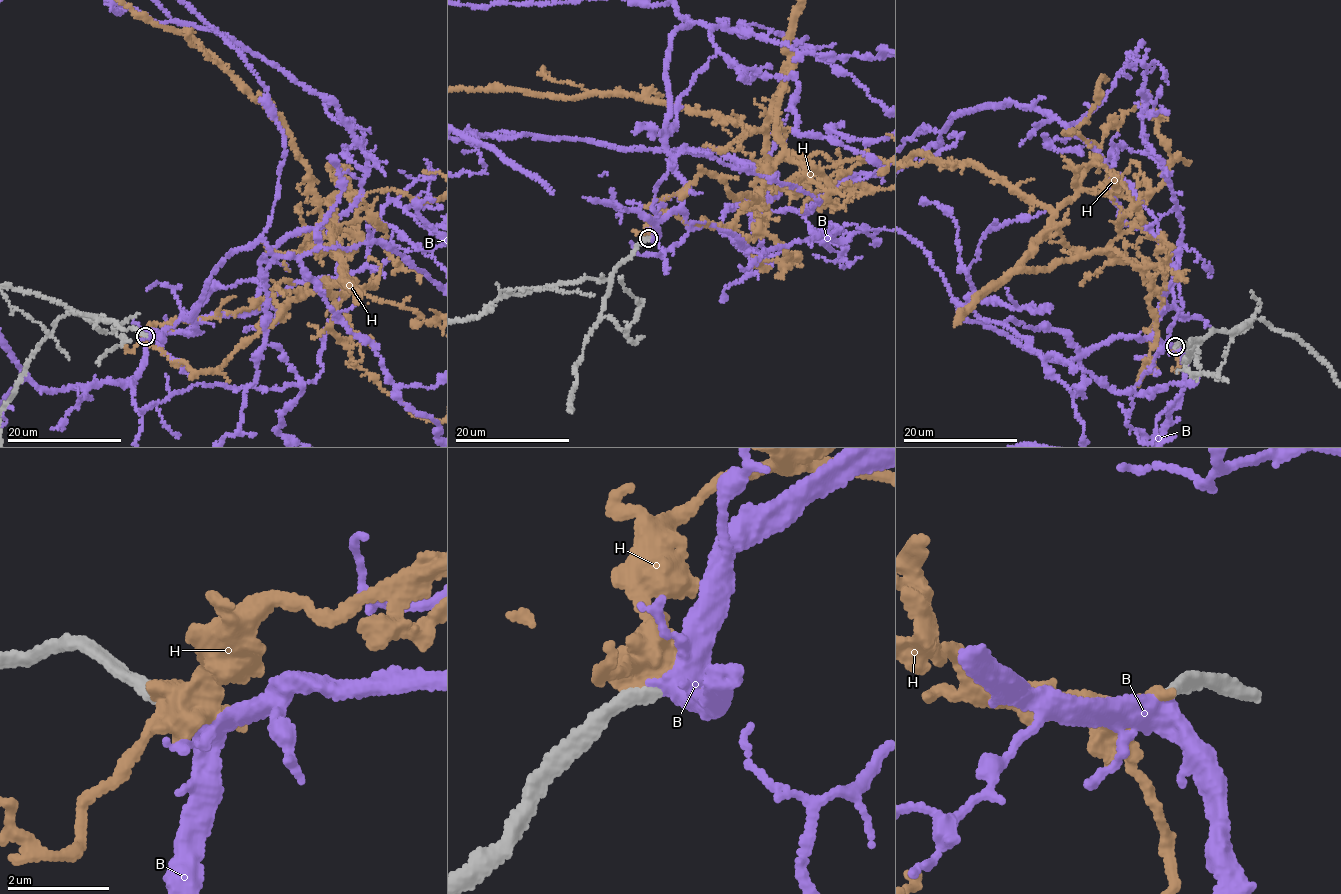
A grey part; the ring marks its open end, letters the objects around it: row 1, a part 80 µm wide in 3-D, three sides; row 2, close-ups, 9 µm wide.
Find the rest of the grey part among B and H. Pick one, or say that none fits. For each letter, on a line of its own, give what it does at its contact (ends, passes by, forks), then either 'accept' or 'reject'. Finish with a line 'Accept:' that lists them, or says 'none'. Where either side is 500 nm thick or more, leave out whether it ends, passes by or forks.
B: it forks; accept
H: it forks; reject
Accept: B

